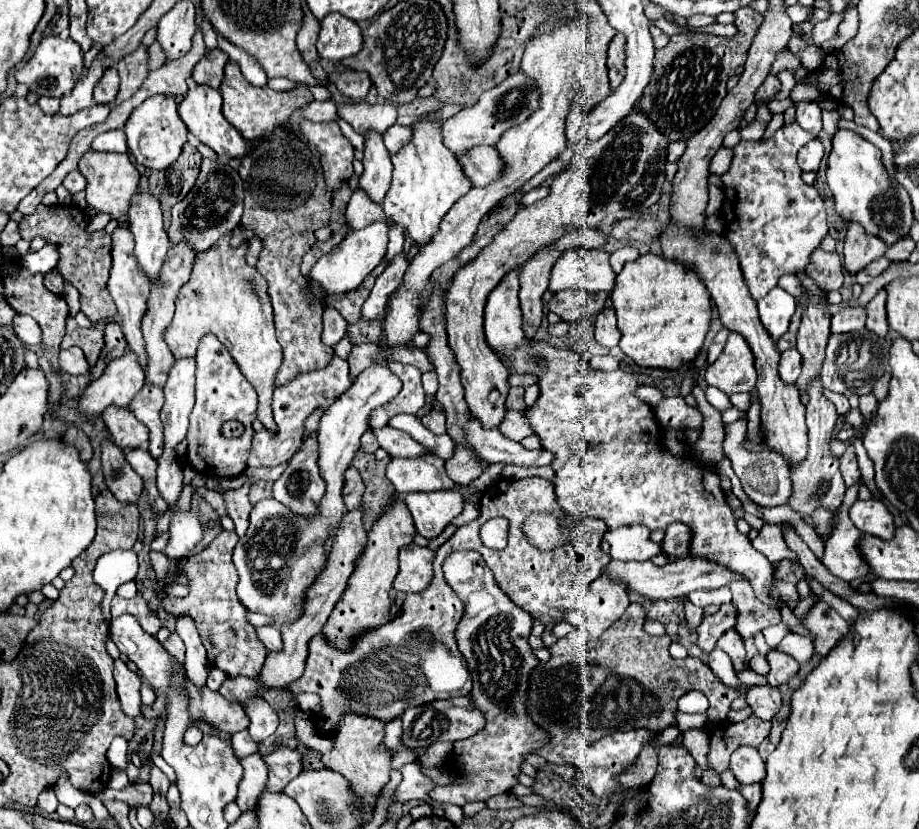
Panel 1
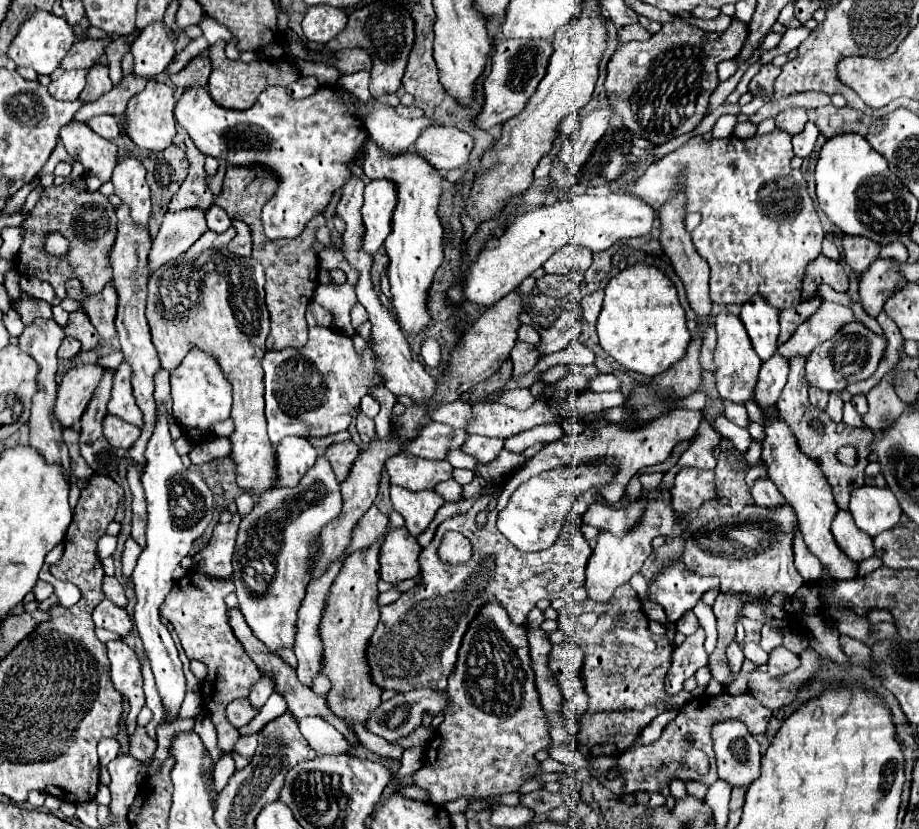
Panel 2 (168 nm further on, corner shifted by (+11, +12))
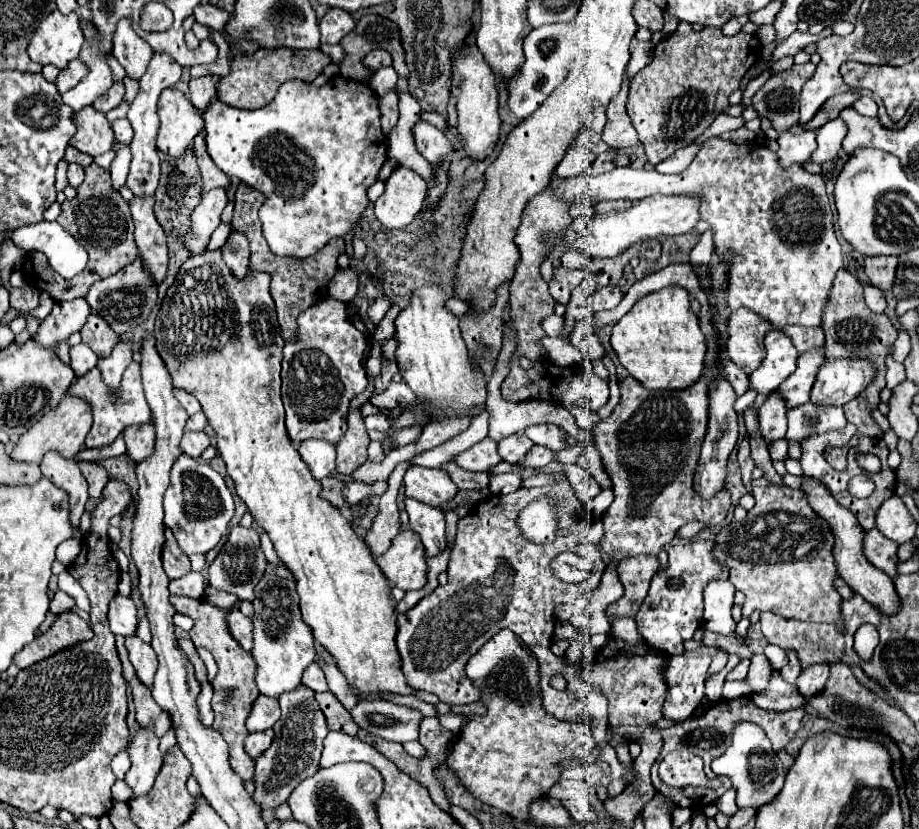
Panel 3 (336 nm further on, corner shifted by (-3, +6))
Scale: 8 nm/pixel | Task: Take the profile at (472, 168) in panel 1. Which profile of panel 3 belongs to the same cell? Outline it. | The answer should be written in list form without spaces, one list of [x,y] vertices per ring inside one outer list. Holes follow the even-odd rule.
[[[421,119],[413,127],[413,139],[415,139],[417,151],[431,165],[437,165],[441,159],[445,159],[449,155],[449,151],[455,149],[445,133],[441,133],[437,127],[433,127],[433,125],[429,125],[427,121],[421,121]]]

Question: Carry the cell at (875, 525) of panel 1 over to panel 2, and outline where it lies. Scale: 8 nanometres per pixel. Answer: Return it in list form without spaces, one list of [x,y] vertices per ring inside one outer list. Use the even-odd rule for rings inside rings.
[[[863,485],[853,491],[849,499],[849,513],[855,519],[855,525],[867,535],[875,537],[897,525],[901,517],[899,503],[887,487]]]

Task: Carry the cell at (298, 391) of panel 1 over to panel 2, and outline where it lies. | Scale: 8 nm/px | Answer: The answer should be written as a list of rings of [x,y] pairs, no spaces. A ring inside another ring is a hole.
[[[311,327],[305,347],[267,351],[261,365],[265,371],[267,431],[273,445],[287,435],[325,437],[345,431],[359,409],[361,397],[369,395],[373,387],[385,385],[373,349],[365,347],[365,353],[357,355],[351,337],[333,327]]]

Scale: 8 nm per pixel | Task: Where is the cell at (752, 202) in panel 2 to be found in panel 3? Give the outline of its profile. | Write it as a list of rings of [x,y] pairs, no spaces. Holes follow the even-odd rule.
[[[711,137],[701,145],[691,165],[677,175],[661,175],[657,171],[647,169],[615,167],[609,173],[603,173],[601,177],[589,173],[567,179],[553,175],[551,189],[559,199],[569,201],[573,205],[599,203],[609,199],[639,201],[655,193],[701,195],[701,219],[705,219],[715,231],[713,235],[715,255],[723,257],[727,255],[727,251],[735,251],[733,265],[729,269],[729,289],[727,289],[729,309],[739,307],[753,309],[755,313],[763,315],[769,323],[773,323],[777,329],[783,329],[785,325],[801,325],[801,327],[821,325],[821,317],[829,301],[835,273],[843,267],[843,253],[835,237],[833,213],[825,193],[825,183],[821,175],[811,175],[801,165],[783,169],[777,161],[777,155],[767,147],[757,143],[735,145],[731,141]]]

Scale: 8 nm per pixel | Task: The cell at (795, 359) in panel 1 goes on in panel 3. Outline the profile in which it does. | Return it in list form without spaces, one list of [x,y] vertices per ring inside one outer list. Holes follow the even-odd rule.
[[[777,391],[767,397],[765,405],[759,411],[759,431],[763,433],[767,445],[783,439],[787,433],[787,407]]]

